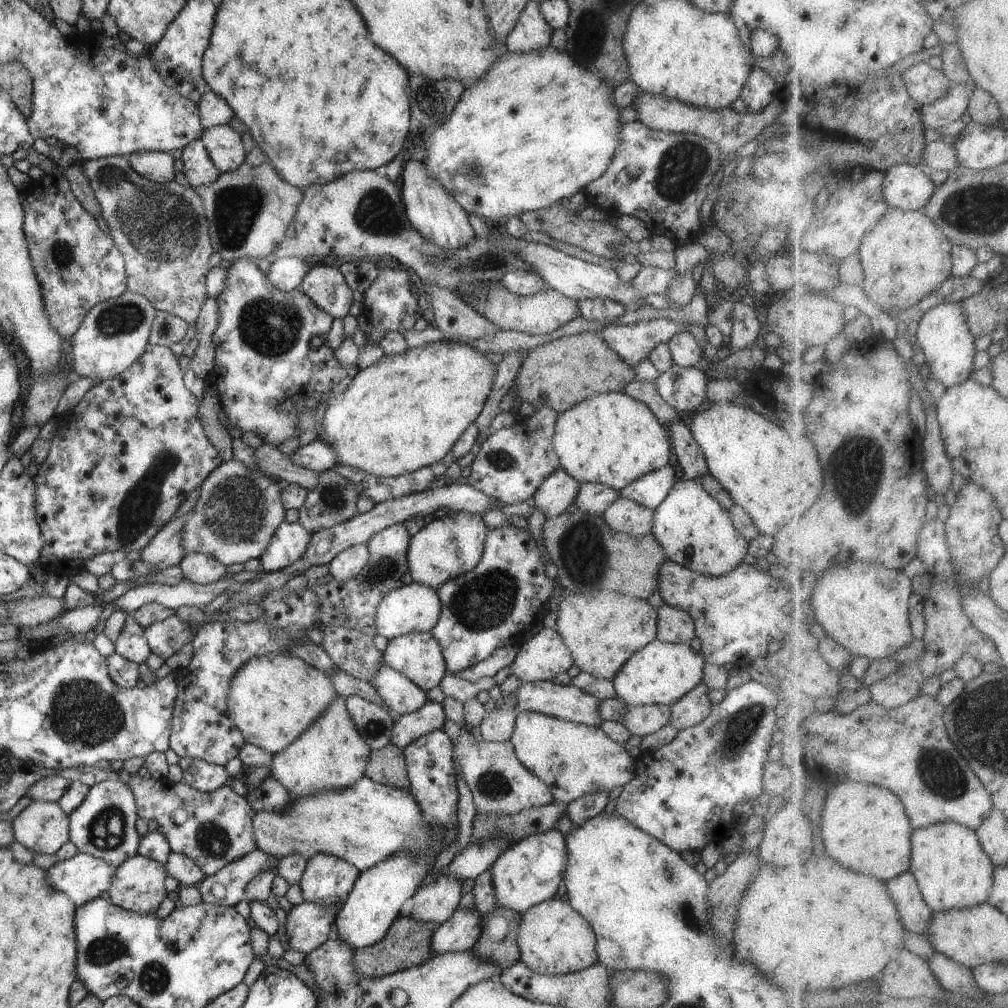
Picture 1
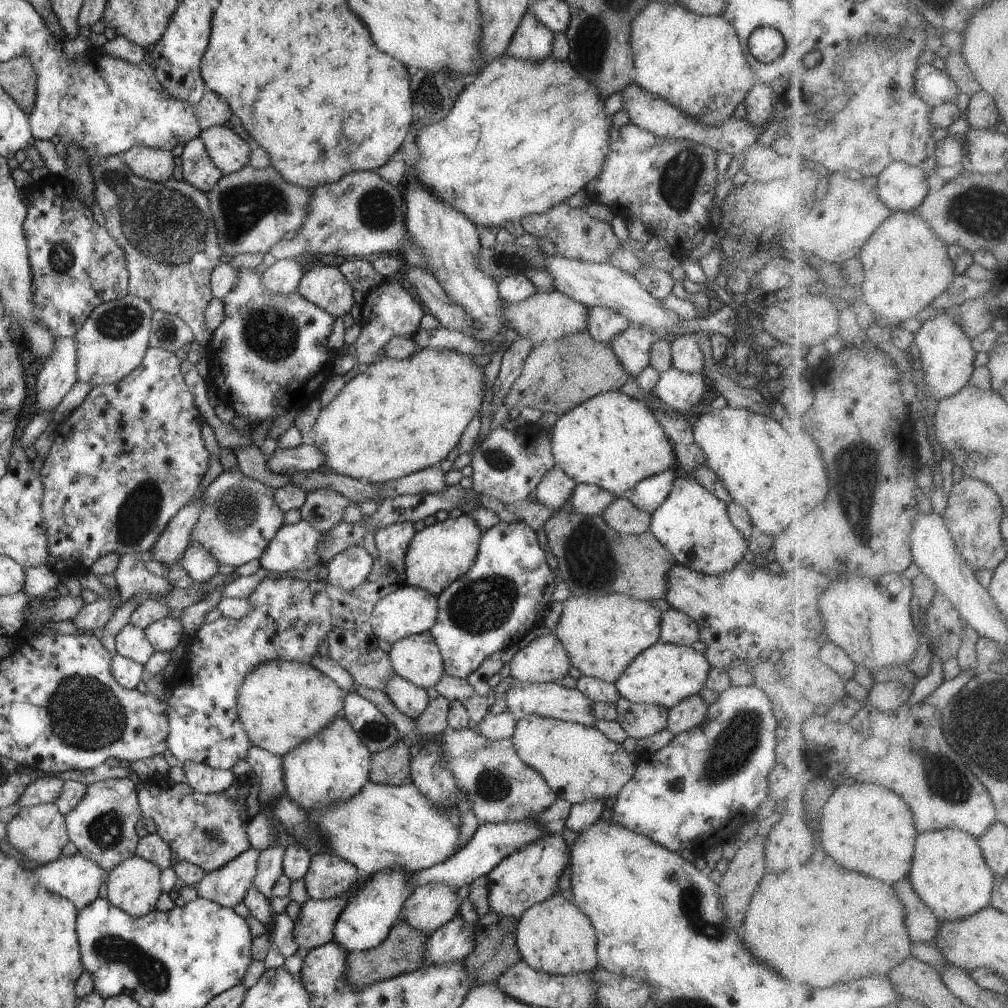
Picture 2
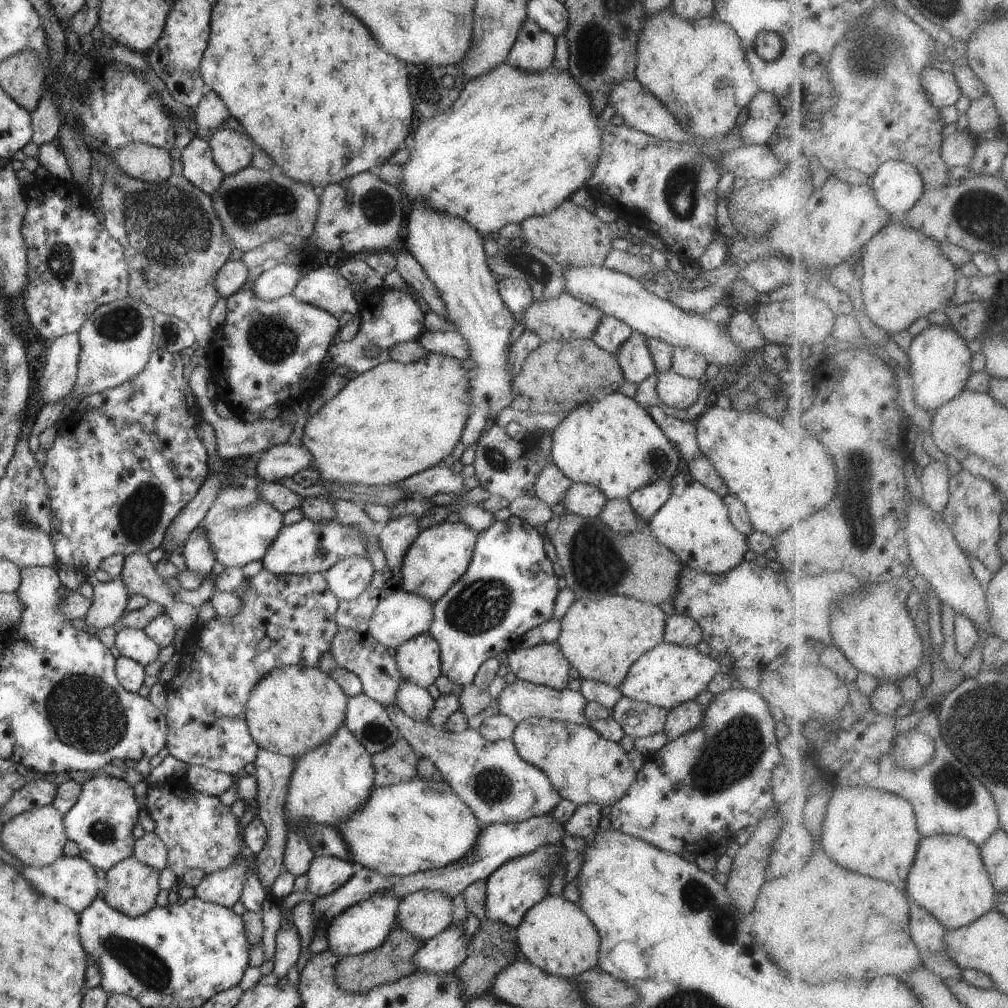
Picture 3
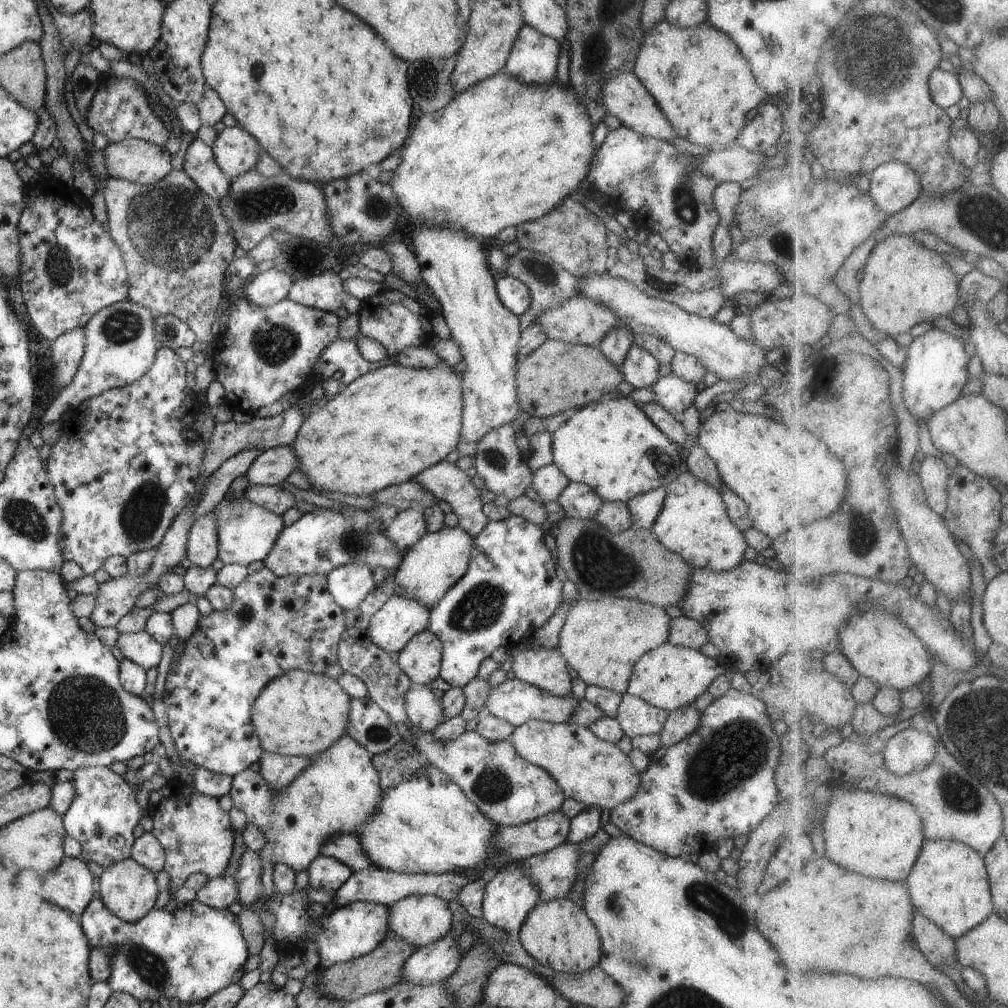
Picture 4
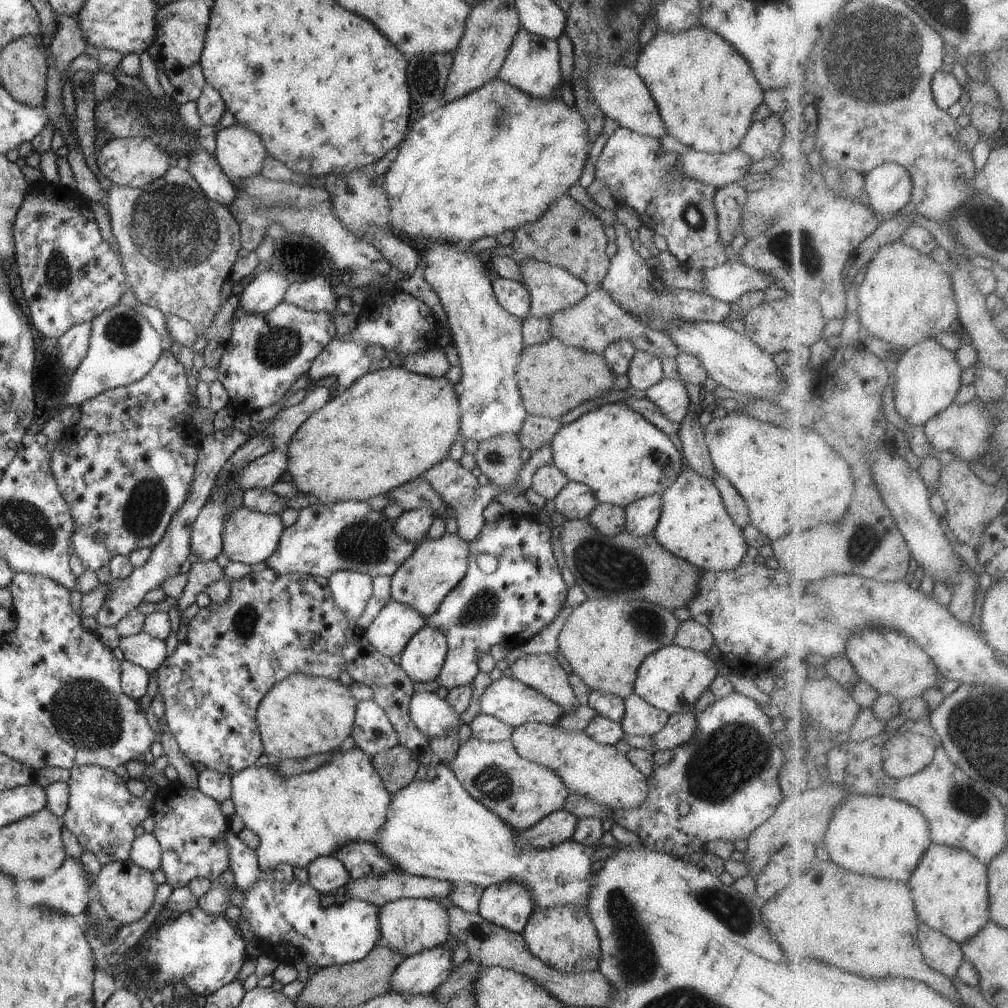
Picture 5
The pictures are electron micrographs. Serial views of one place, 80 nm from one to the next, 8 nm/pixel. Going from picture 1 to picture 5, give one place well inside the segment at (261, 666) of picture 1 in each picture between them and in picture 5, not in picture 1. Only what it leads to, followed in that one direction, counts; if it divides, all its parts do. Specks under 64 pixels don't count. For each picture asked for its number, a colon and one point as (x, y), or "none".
2: (281, 704)
3: (292, 710)
4: (300, 714)
5: (302, 716)

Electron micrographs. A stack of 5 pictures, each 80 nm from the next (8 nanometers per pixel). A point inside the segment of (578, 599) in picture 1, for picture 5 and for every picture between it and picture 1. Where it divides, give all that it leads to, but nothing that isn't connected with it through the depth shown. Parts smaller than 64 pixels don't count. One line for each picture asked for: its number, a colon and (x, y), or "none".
2: (602, 634)
3: (602, 638)
4: (601, 640)
5: (605, 640)

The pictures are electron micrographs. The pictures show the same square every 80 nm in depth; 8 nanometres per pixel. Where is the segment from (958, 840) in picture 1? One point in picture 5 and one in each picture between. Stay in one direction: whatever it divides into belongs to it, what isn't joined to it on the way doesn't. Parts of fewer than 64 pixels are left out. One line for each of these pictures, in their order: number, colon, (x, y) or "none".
2: (951, 873)
3: (951, 879)
4: (952, 885)
5: (952, 886)

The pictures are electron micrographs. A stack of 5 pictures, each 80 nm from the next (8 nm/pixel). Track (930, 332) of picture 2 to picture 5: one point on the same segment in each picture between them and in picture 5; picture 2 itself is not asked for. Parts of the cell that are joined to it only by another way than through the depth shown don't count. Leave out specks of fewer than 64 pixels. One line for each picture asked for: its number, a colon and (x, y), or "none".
3: (942, 363)
4: (938, 371)
5: (929, 377)

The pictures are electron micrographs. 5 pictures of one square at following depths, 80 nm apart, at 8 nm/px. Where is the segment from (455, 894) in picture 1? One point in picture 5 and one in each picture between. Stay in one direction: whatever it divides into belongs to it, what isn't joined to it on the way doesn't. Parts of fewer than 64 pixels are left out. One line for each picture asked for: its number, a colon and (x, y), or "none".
2: (429, 907)
3: (423, 914)
4: (418, 920)
5: (407, 925)

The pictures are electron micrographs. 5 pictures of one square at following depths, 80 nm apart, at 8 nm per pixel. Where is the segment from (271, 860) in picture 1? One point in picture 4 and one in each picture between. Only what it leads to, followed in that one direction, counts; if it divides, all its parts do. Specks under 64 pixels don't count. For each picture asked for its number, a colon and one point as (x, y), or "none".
2: (227, 886)
3: (224, 888)
4: (221, 892)

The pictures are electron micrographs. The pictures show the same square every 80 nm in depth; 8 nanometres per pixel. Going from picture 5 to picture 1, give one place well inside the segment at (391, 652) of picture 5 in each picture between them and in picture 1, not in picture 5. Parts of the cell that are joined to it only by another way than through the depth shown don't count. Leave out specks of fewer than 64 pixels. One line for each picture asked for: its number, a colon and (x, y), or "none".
1: (413, 608)
2: (408, 611)
3: (402, 615)
4: (399, 620)

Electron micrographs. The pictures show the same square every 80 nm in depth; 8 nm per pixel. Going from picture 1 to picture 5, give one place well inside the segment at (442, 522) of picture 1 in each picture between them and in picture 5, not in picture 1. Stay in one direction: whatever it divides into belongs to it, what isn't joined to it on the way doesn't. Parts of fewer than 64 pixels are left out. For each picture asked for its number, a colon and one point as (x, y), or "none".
2: (442, 552)
3: (440, 556)
4: (433, 565)
5: (436, 566)

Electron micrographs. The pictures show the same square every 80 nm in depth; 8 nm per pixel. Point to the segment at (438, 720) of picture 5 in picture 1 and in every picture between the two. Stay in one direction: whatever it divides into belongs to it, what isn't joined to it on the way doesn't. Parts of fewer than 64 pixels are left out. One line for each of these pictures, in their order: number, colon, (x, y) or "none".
1: (401, 696)
2: (411, 700)
3: (415, 701)
4: (425, 711)

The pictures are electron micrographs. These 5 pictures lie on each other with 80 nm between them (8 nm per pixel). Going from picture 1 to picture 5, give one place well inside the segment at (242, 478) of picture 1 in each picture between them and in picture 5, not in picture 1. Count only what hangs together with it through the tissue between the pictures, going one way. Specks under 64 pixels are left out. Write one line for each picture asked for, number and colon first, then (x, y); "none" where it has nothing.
2: (240, 517)
3: (240, 526)
4: (246, 532)
5: (249, 536)

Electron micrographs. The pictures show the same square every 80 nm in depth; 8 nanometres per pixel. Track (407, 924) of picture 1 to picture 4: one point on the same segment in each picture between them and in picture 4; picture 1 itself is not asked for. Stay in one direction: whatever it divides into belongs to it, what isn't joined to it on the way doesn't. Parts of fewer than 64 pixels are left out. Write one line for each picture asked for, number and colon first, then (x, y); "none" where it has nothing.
2: (403, 950)
3: (358, 974)
4: (382, 968)

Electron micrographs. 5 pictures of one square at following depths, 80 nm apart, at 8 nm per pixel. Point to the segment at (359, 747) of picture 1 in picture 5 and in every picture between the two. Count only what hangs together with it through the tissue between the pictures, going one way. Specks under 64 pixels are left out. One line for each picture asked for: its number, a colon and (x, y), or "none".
2: (335, 765)
3: (329, 783)
4: (340, 791)
5: (299, 818)

